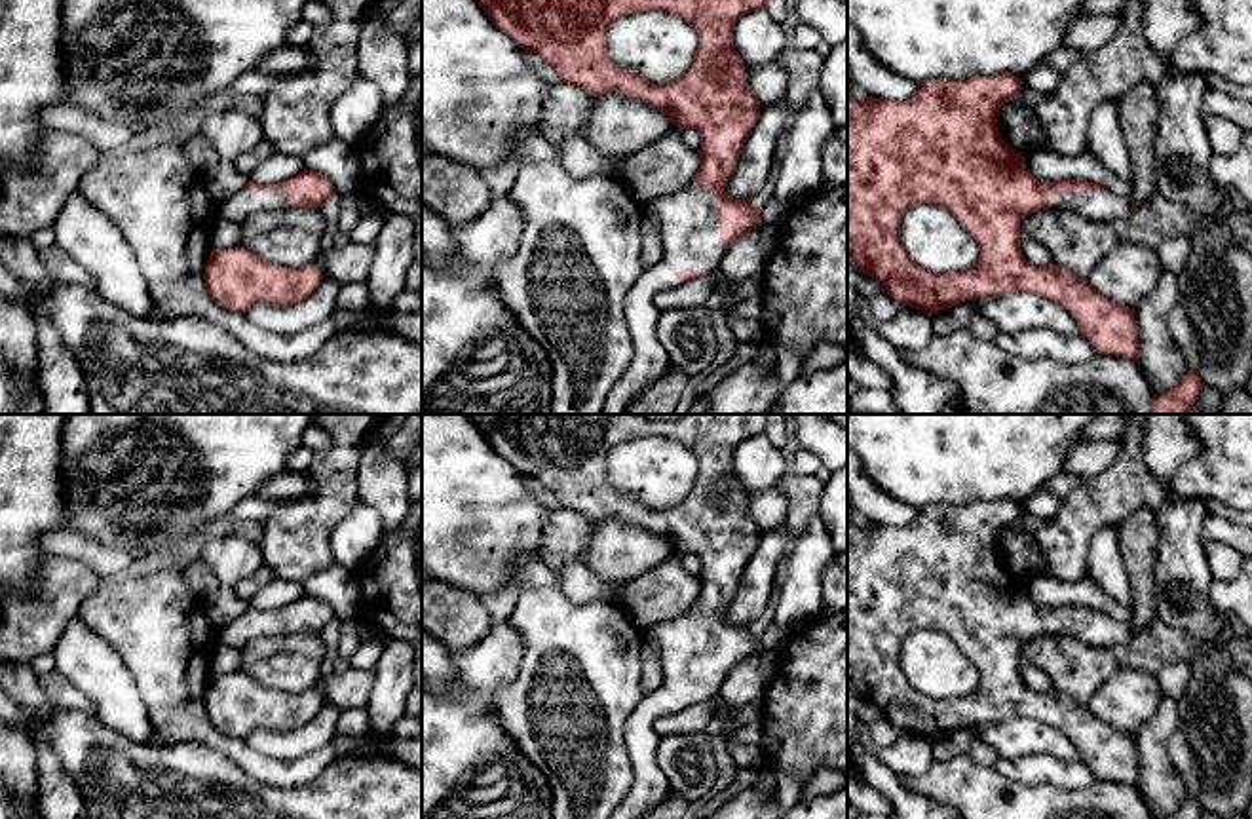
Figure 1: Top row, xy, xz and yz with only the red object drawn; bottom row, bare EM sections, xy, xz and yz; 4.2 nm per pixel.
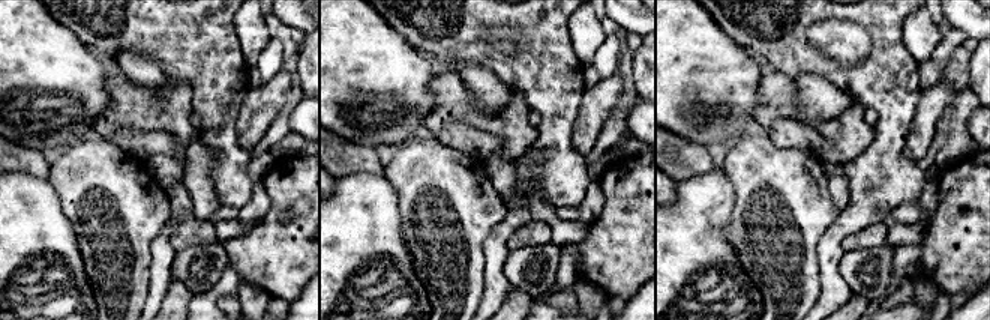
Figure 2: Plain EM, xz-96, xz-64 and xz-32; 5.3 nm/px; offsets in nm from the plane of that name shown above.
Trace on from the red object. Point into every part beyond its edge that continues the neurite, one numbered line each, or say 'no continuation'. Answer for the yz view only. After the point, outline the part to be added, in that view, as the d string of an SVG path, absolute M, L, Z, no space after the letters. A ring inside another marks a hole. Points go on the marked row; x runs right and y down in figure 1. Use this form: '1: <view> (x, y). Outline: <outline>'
1: yz (1104, 206). Outline: M1089 190L1083 194L1062 194L1049 207L1064 209L1091 220L1113 224L1121 219L1134 219L1130 213L1132 198L1113 194L1111 190Z

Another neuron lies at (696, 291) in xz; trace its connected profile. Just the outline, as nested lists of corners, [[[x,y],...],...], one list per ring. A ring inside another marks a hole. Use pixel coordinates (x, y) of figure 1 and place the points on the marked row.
[[[705,274],[678,287],[659,293],[654,302],[659,312],[667,312],[673,308],[703,306],[709,295],[714,291],[714,287],[716,287],[716,276]]]

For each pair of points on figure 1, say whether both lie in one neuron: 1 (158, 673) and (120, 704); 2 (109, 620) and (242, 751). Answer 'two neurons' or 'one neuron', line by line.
1: two neurons
2: one neuron

